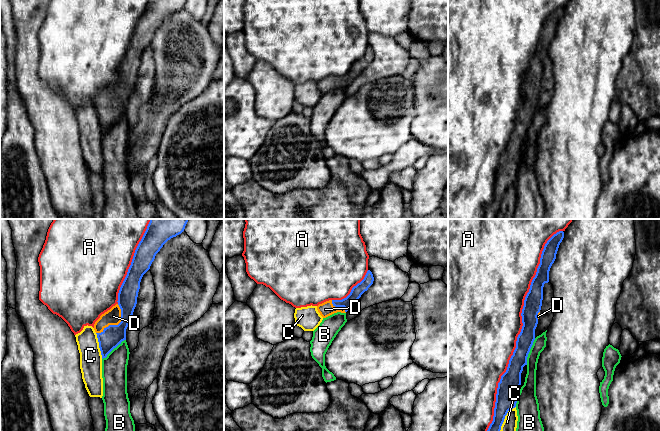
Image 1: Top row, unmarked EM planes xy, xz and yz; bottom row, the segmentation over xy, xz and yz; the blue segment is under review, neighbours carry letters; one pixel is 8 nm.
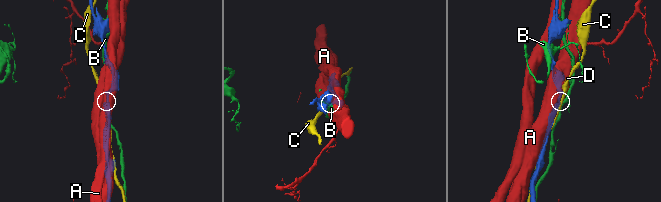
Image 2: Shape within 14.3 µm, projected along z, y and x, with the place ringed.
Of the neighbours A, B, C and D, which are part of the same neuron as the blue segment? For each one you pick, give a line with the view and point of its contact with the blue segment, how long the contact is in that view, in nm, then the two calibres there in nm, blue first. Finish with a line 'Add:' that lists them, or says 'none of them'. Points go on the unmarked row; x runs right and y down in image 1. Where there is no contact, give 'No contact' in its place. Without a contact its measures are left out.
D: Touches blue at xy (116, 101). Shared border 300 nm. Thickness 170 nm (blue) against 130 nm
Add: D

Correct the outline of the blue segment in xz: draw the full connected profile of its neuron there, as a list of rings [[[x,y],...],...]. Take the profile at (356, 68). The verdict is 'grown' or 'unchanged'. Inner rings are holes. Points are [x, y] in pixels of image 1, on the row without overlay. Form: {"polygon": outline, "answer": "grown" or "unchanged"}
{"polygon": [[[370,46],[367,47],[364,55],[354,62],[350,70],[342,76],[329,76],[317,82],[317,86],[323,94],[334,89],[346,89],[348,85],[368,66],[373,60],[374,53]]], "answer": "grown"}

